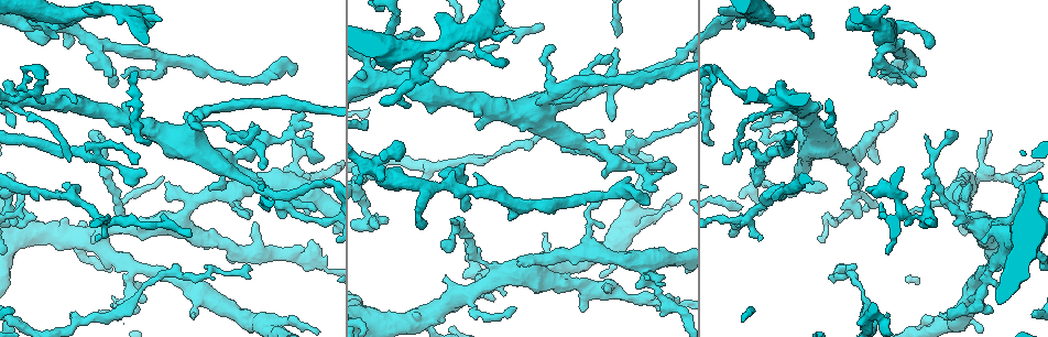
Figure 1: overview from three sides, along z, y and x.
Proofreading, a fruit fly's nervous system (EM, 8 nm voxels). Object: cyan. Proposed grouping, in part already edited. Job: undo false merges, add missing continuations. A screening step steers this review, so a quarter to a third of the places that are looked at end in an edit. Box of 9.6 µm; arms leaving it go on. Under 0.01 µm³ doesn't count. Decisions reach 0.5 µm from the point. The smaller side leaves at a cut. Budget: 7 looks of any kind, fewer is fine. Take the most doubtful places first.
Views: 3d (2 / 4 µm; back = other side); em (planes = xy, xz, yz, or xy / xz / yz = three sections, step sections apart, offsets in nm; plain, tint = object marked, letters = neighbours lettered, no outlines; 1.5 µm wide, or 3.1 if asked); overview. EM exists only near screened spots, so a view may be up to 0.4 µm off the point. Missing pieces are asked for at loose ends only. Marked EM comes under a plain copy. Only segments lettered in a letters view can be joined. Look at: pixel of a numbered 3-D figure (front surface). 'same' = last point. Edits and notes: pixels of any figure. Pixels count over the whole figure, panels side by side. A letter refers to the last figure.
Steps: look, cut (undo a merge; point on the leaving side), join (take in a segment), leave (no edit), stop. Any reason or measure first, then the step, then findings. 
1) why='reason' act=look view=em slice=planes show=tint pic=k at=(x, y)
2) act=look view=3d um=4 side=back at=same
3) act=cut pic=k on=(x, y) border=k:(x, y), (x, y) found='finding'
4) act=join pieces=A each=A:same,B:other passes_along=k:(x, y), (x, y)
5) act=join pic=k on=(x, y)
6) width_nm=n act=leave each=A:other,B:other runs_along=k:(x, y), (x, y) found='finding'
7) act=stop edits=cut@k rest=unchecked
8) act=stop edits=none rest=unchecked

why='abrupt turn' act=look view=3d um=4 side=back pic=1 at=(514, 203)

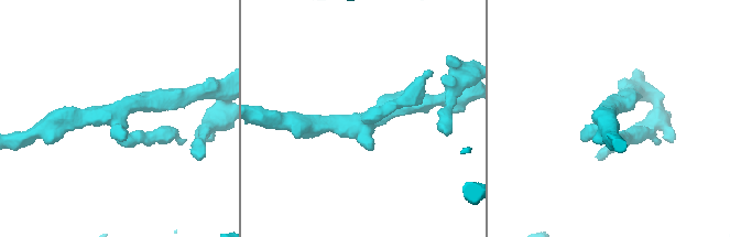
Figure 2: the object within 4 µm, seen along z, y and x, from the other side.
why='shape alone is not enough' act=look view=em slice=planes show=letters pic=2 at=(364, 126)

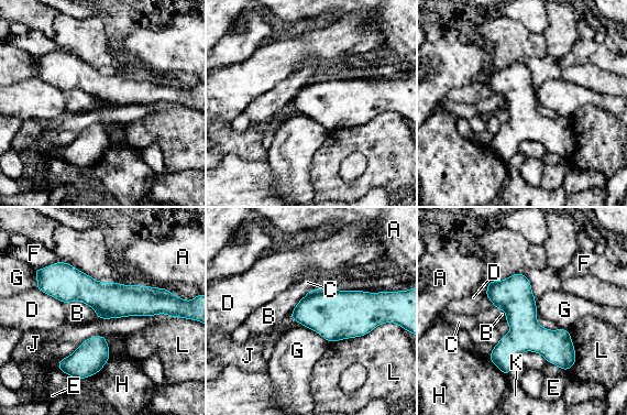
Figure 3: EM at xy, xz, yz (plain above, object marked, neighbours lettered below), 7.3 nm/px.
width_nm=200 act=leave each=A:other,B:other,C:other,D:other,E:other,F:other,G:other,H:other,J:other,K:other,L:other runs_along=3:(43, 286), (164, 310) found='continuous, no second neuron'

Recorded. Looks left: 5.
act=look view=em slice=planes show=tint pic=1 at=(319, 254)

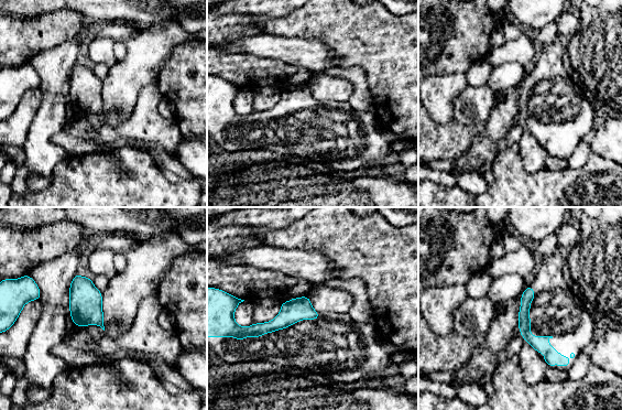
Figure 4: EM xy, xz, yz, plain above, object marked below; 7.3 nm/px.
why='what lies round it' act=look view=em slice=planes show=letters at=same

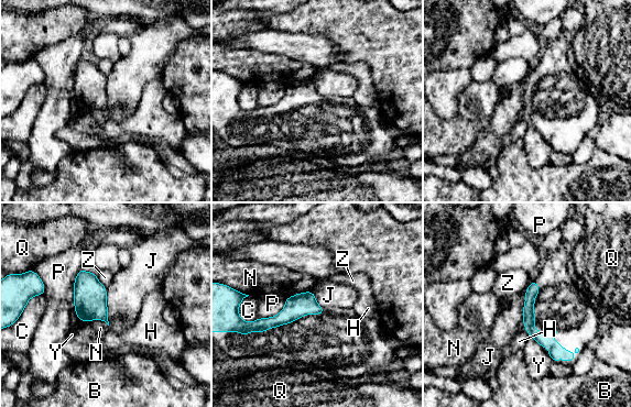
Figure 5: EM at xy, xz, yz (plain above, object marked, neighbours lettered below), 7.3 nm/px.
act=leave each=B:other,C:other,H:other,J:other,N:other,P:other,Q:other,Y:other,Z:other runs_along=5:(533, 284), (530, 328), (572, 358) found='none of them fits'

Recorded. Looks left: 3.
why='branch stops here' act=look view=em slice=xz step=4 show=tint pic=1 at=(933, 186)

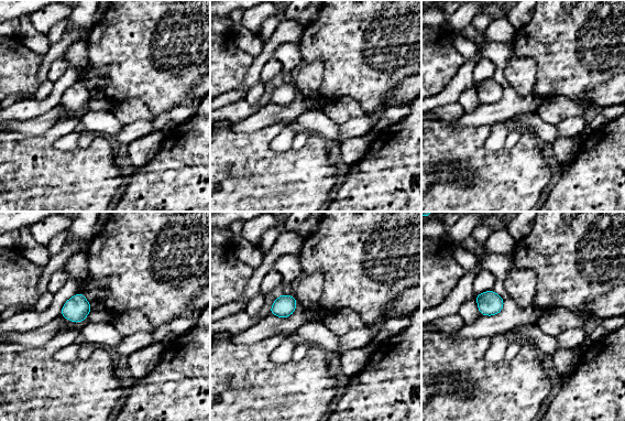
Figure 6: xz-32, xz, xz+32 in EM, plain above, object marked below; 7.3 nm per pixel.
why='cut it another way' act=look view=em slice=planes show=letters at=same

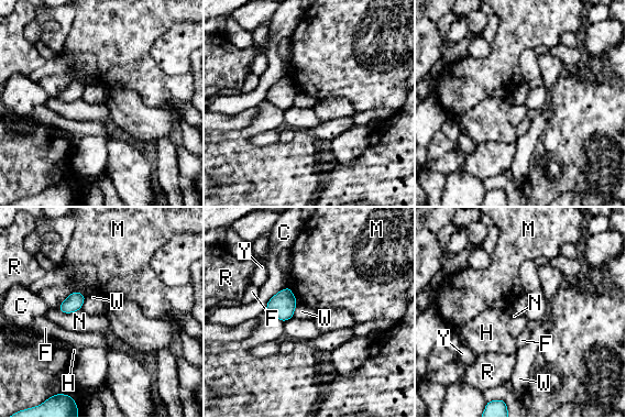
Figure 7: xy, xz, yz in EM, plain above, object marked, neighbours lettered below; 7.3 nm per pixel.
act=leave each=C:other,F:other,H:other,M:other,N:other,R:other,W:other,Y:other border=7:(288, 286), (298, 304) found='none of them fits'

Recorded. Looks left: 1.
act=stop edits=none rest=unchecked

